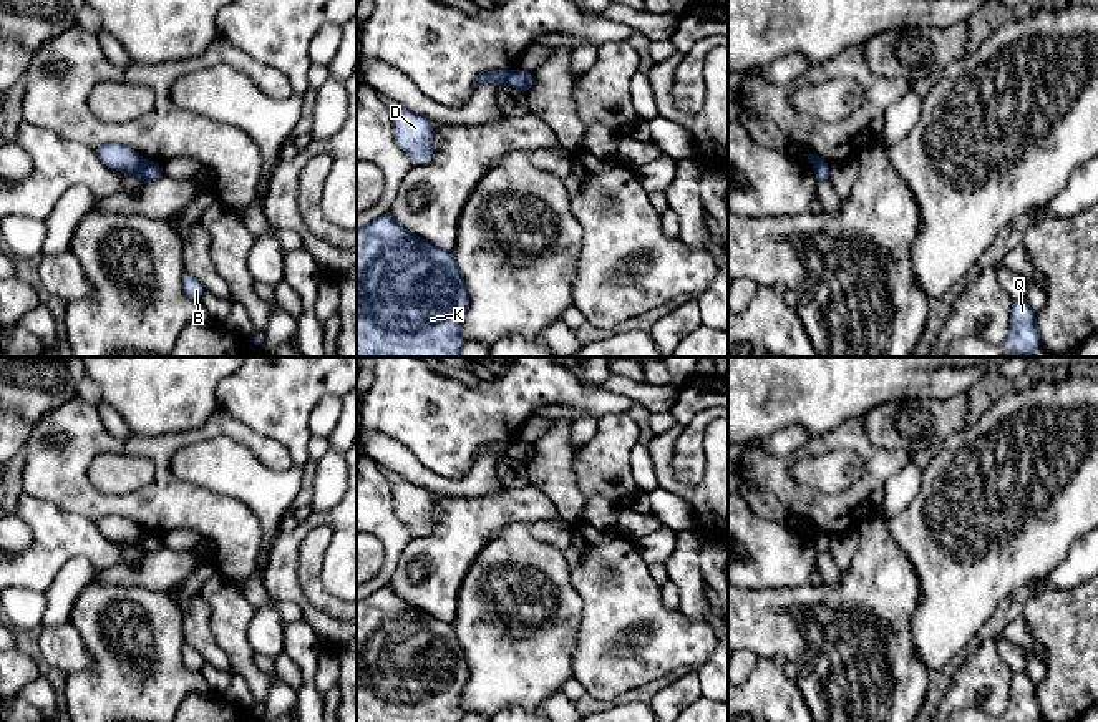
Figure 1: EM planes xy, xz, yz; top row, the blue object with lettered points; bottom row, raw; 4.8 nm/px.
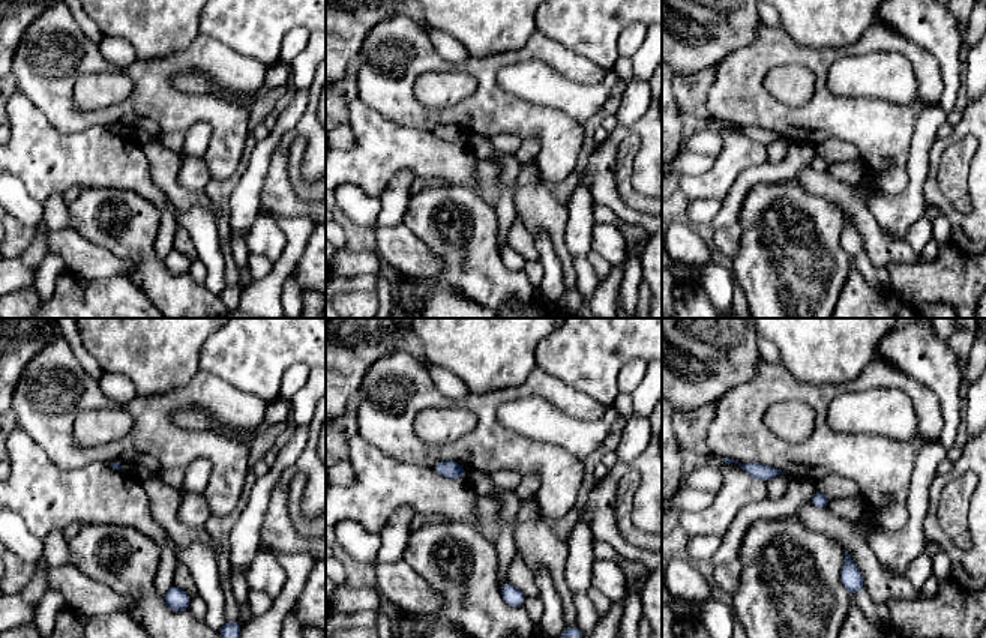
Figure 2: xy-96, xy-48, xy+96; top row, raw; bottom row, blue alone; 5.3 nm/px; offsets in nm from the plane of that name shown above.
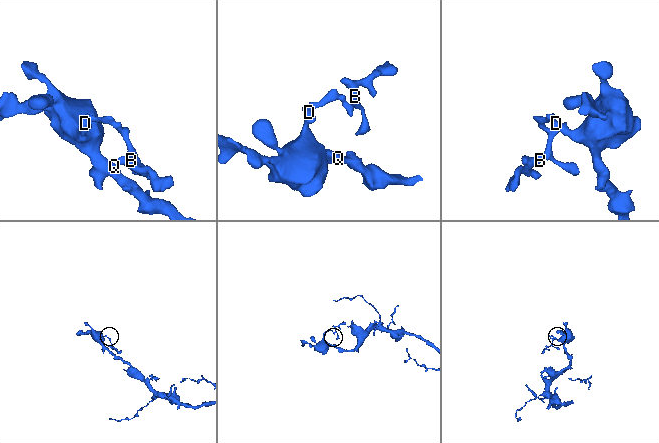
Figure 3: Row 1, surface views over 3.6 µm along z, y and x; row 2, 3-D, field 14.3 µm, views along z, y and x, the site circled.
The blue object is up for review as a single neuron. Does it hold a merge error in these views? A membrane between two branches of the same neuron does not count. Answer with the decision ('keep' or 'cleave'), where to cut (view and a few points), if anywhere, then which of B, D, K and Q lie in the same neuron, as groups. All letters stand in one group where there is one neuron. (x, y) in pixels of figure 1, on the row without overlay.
cleave | xy (143, 531), (133, 545) | B / D K Q

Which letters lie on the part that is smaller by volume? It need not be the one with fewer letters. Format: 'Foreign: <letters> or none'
Foreign: B

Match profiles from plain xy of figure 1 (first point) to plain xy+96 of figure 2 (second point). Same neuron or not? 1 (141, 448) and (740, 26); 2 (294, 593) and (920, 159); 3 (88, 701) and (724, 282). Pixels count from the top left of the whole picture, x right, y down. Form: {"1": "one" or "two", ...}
{"1": "two", "2": "two", "3": "two"}

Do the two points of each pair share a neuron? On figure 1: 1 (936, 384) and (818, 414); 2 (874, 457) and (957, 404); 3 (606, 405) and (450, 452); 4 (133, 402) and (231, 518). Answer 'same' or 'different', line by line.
1: same
2: different
3: same
4: different

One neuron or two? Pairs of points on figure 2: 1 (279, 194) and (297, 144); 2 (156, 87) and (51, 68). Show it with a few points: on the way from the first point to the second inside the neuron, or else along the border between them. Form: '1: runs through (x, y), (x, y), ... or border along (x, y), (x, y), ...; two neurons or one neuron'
1: border along (296, 138), (287, 176), (308, 201); two neurons
2: runs through (125, 114), (77, 117), (59, 99); one neuron

